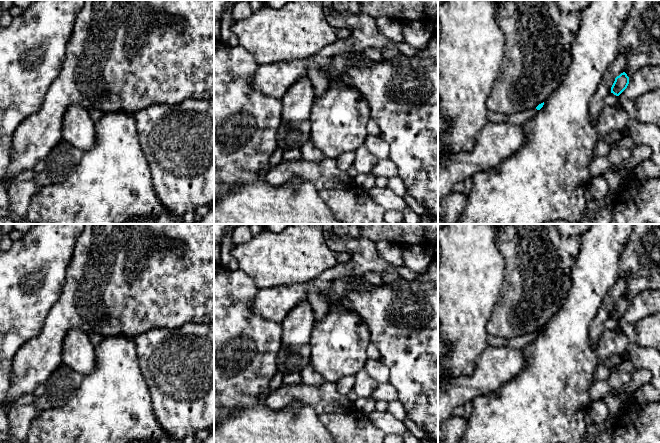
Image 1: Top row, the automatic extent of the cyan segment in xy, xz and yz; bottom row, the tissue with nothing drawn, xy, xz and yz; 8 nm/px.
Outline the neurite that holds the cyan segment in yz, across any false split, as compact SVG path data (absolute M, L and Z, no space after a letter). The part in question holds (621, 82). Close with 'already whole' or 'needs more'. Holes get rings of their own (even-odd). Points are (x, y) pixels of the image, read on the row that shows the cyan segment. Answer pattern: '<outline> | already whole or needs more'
M623 72L615 78L615 81L611 87L611 93L619 96L627 88L628 84L629 77L625 72Z | already whole

